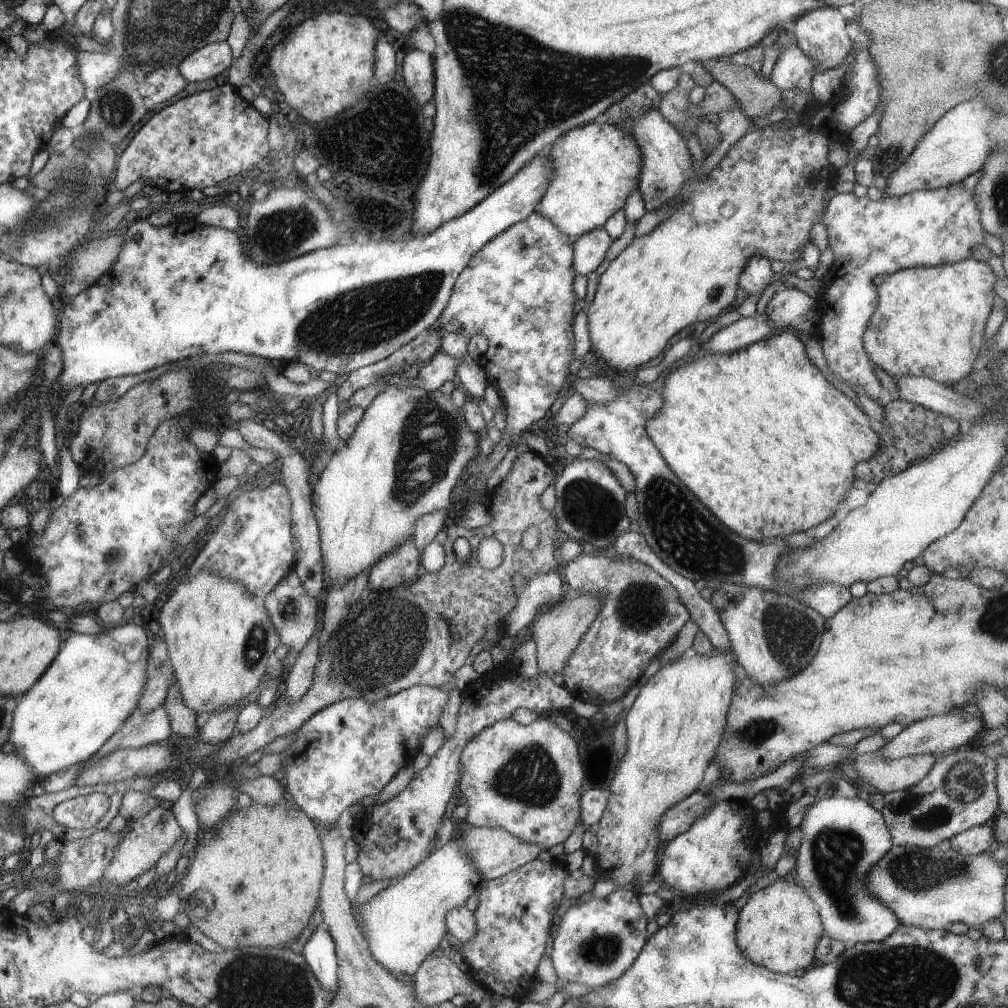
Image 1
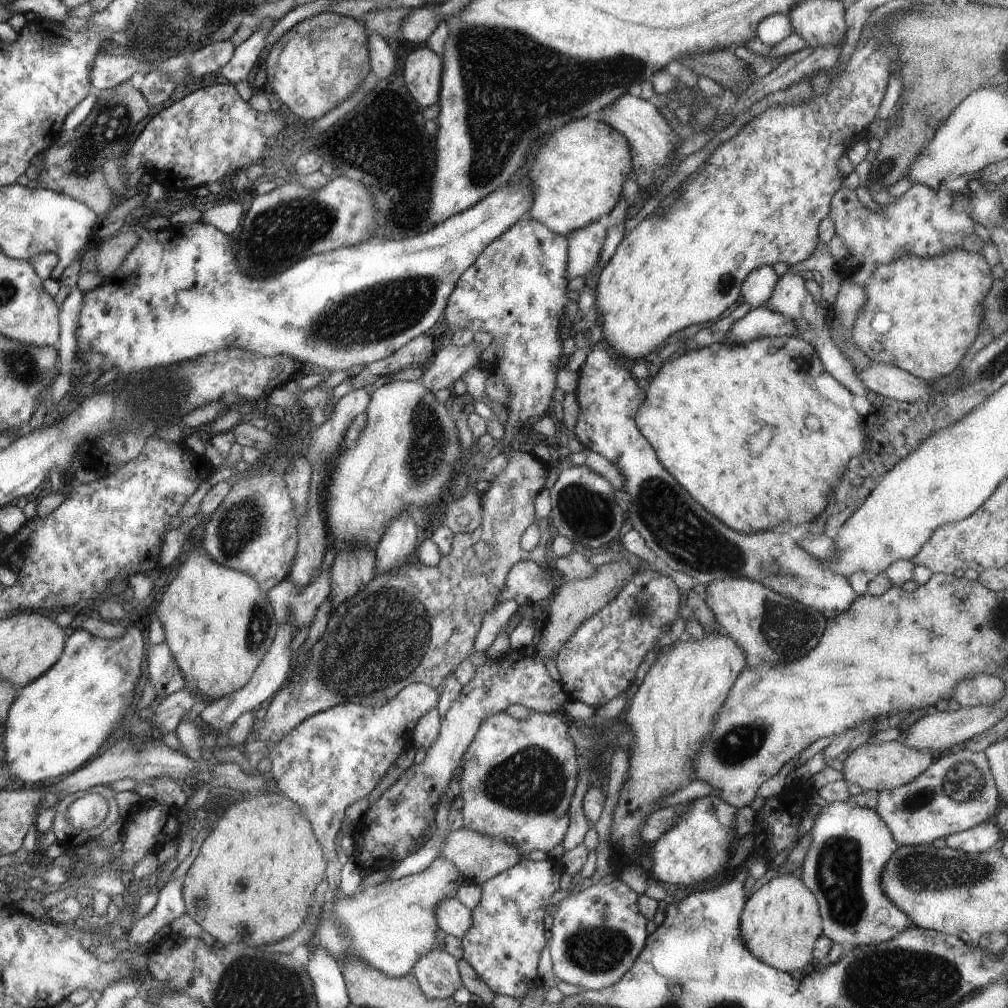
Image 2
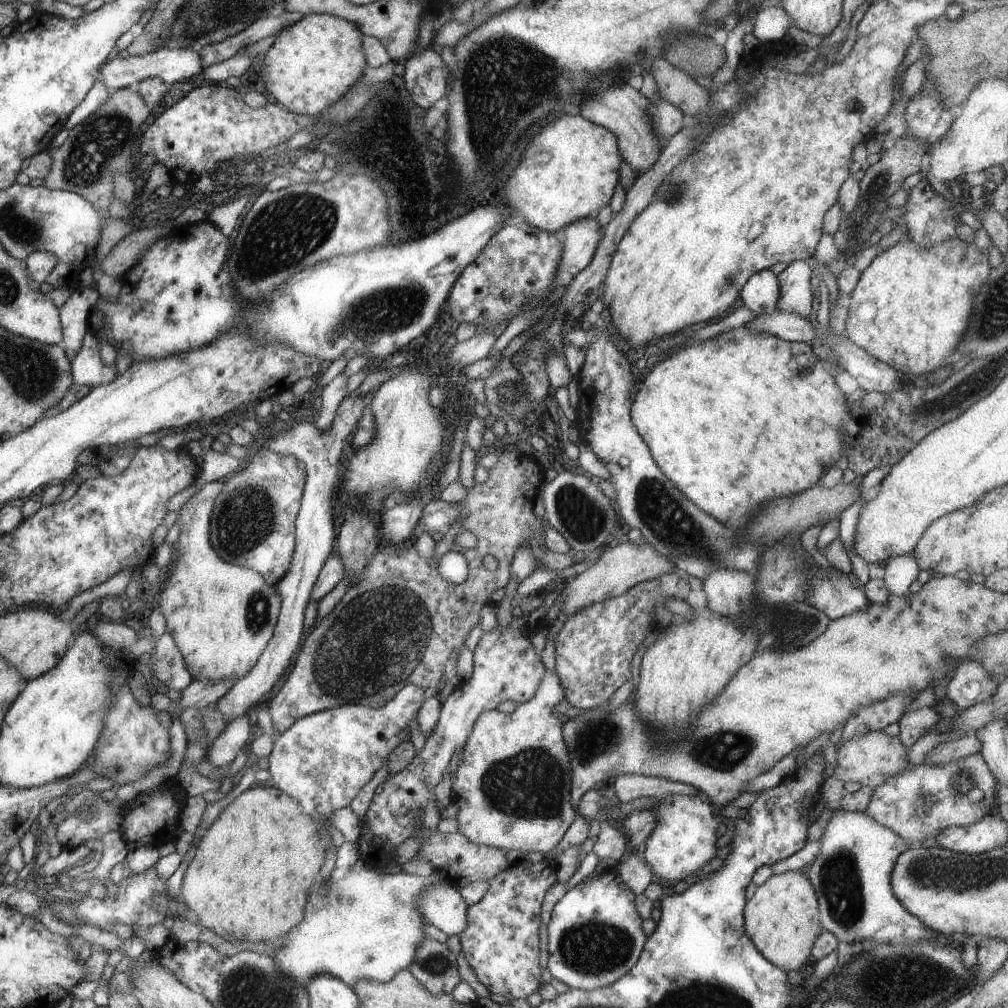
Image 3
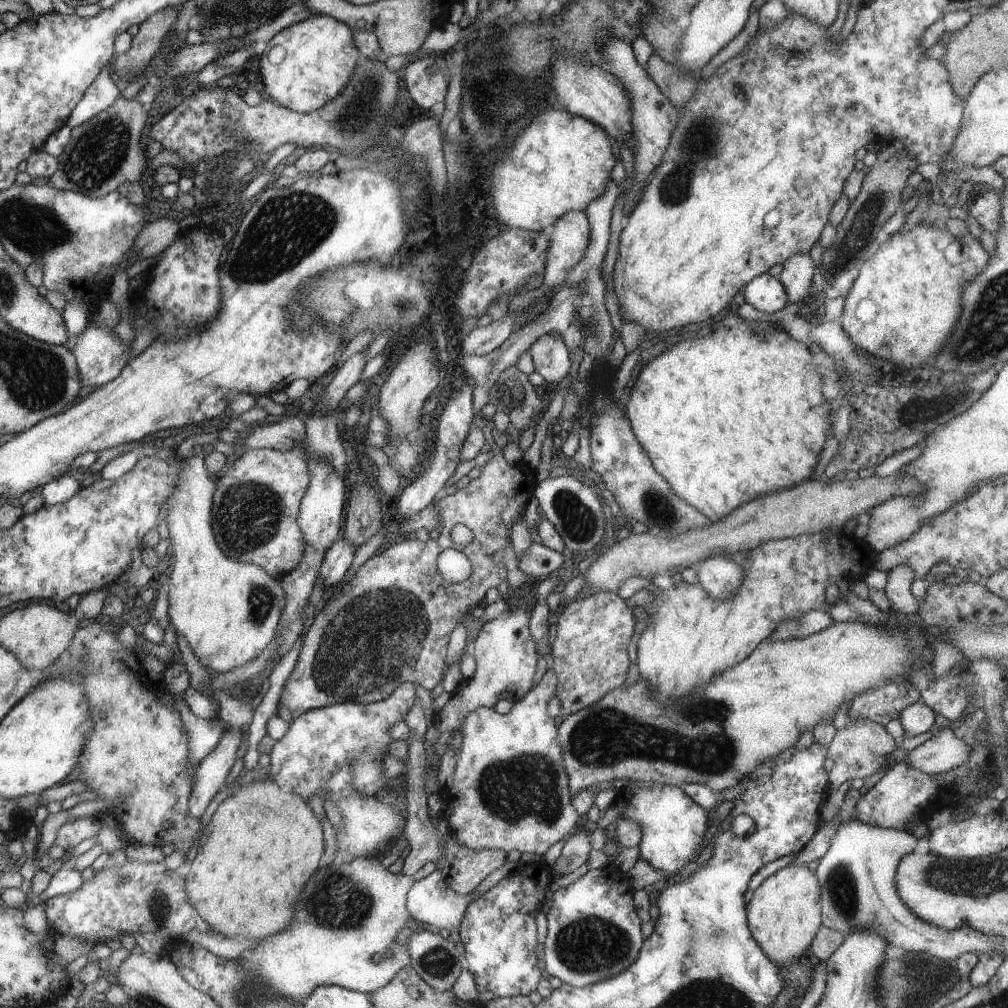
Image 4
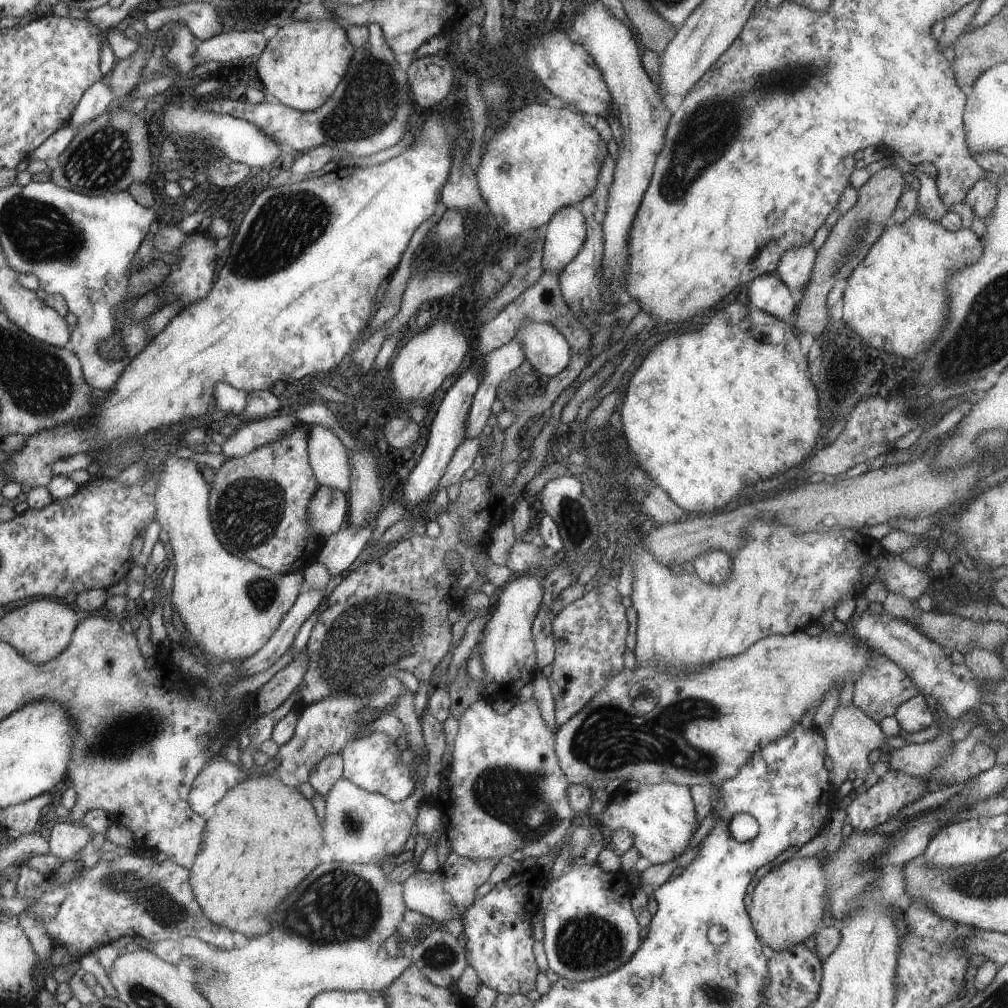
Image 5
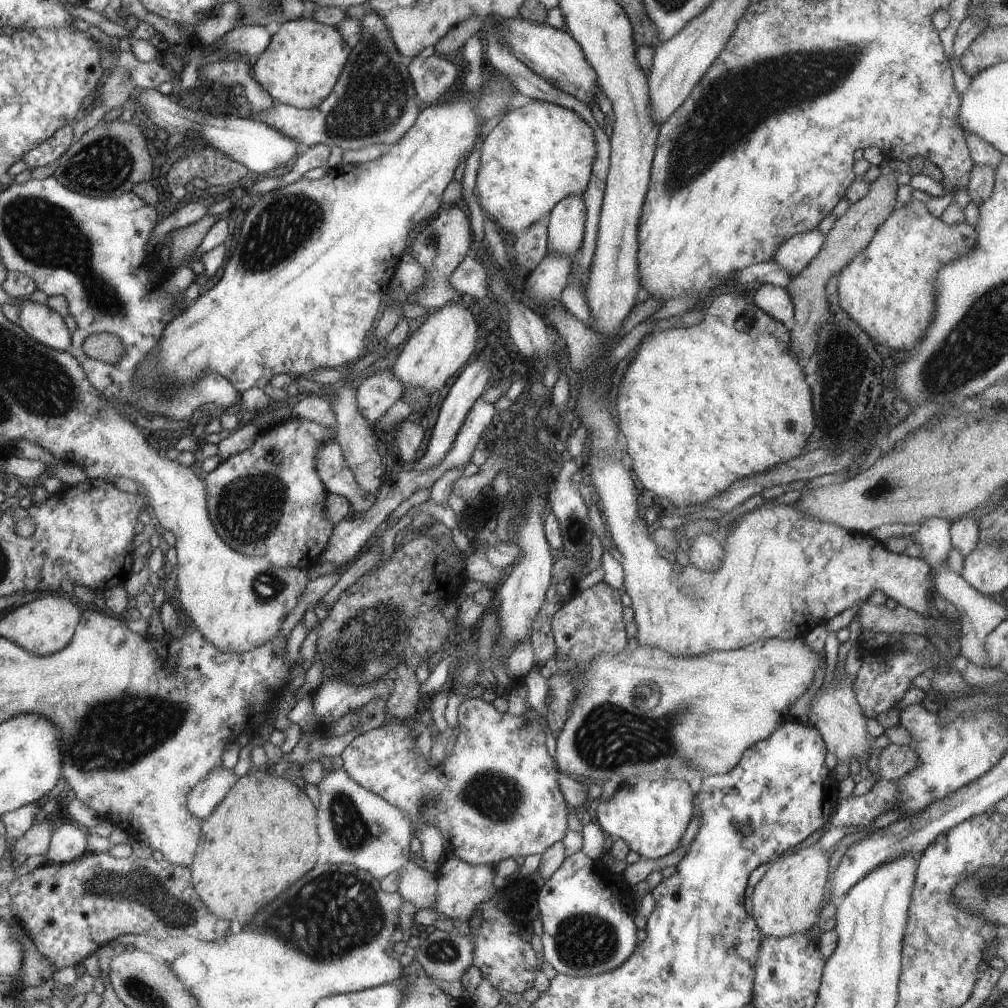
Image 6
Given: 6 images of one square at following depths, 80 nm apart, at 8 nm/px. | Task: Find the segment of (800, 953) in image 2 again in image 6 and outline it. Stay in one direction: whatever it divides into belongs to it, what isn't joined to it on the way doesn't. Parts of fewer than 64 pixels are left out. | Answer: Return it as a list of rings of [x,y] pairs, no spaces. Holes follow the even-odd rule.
[[[812,844],[802,848],[794,855],[776,860],[772,864],[765,876],[754,886],[751,895],[751,917],[755,920],[763,938],[774,937],[783,939],[790,935],[806,934],[811,928],[814,928],[814,925],[818,922],[821,908],[825,902],[825,895],[827,894],[829,859],[829,852],[822,851],[816,847],[816,844]]]

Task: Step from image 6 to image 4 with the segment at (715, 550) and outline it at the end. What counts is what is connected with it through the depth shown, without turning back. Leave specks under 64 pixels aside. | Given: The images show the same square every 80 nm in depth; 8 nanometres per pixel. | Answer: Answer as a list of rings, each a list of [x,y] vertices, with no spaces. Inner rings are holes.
[[[721,555],[700,561],[698,582],[716,600],[728,600],[742,584],[742,567]]]

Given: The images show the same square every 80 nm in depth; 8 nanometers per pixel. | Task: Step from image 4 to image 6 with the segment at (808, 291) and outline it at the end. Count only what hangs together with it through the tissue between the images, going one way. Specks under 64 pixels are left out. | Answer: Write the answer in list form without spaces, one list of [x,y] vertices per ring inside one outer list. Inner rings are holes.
[[[818,228],[795,235],[777,248],[774,261],[790,273],[792,280],[814,260],[824,241],[825,236],[820,234]]]

